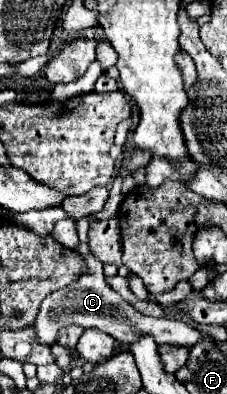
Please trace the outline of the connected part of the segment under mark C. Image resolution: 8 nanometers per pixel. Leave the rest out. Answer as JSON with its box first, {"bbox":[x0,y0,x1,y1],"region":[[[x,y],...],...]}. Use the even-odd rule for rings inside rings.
{"bbox":[32,238,206,348],"region":[[[80,238],[80,244],[76,246],[74,252],[80,252],[80,256],[84,256],[84,260],[88,260],[88,272],[84,272],[84,276],[80,276],[80,280],[76,280],[76,284],[70,284],[68,288],[62,288],[58,292],[52,292],[50,296],[46,296],[46,300],[42,302],[42,308],[38,312],[38,318],[32,324],[36,328],[40,344],[54,344],[56,336],[58,336],[58,330],[64,328],[64,326],[70,326],[70,324],[106,332],[122,344],[132,344],[140,336],[150,334],[150,336],[154,336],[156,344],[172,344],[172,346],[192,348],[196,342],[206,338],[192,324],[186,324],[186,322],[180,322],[180,320],[144,316],[144,314],[136,312],[136,308],[132,308],[120,294],[112,292],[112,288],[108,284],[104,284],[102,262],[98,262],[92,256],[90,246],[88,246],[88,238]]]}

